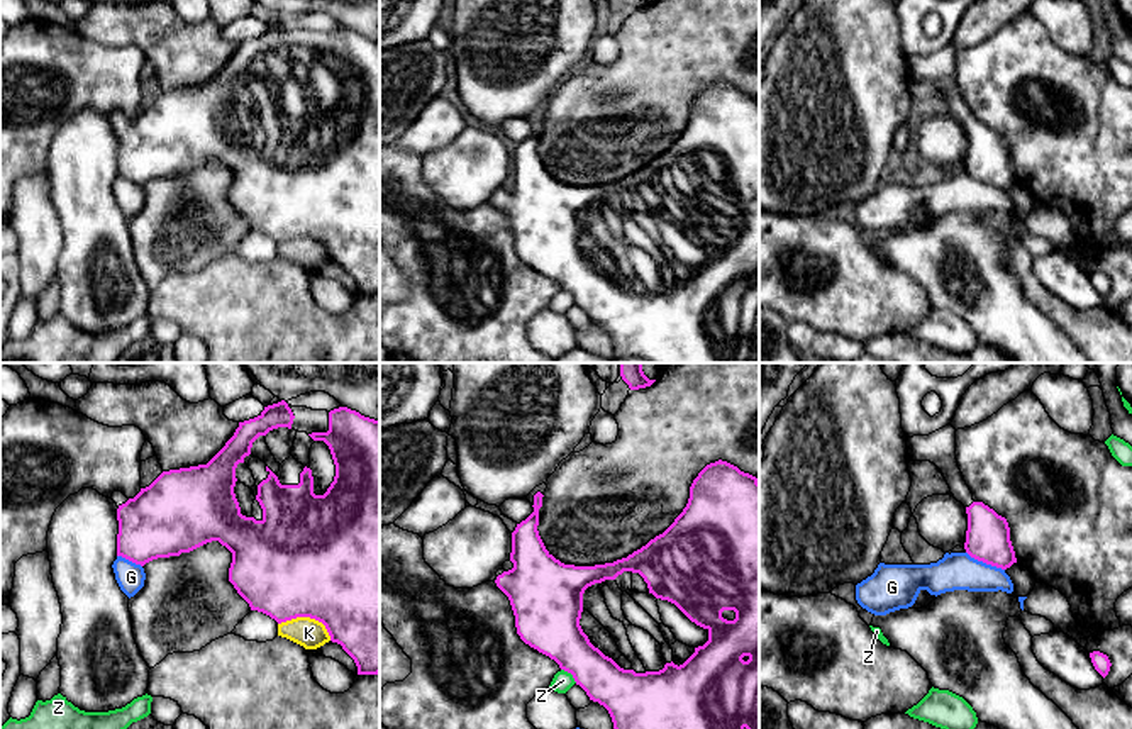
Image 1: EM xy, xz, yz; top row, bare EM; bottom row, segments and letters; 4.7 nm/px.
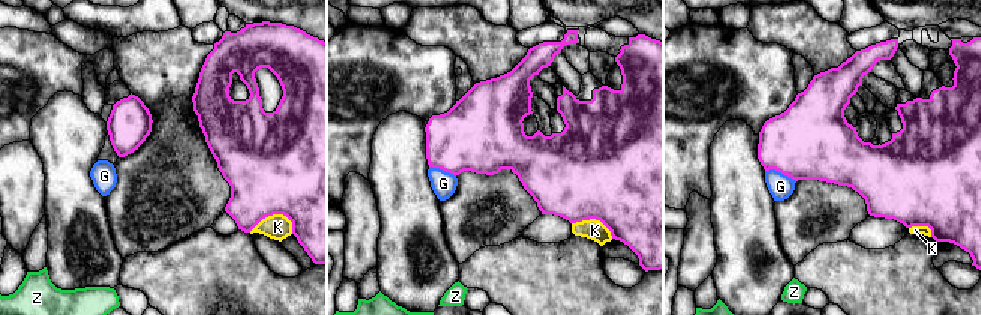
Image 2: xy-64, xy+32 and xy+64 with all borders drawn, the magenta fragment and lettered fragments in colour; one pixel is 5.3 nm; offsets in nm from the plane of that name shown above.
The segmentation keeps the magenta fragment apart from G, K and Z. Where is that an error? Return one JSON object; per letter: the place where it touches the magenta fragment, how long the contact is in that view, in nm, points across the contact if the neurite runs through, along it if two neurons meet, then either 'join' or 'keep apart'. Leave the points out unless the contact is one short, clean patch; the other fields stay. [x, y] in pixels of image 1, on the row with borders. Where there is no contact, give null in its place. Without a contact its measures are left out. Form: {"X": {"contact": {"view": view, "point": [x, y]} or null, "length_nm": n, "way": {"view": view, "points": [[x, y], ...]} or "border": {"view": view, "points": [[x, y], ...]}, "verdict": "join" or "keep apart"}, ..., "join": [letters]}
{"G": {"contact": {"view": "yz", "point": [985, 562]}, "length_nm": 200, "verdict": "keep apart"}, "K": {"contact": {"view": "xy", "point": [309, 616]}, "length_nm": 260, "verdict": "keep apart"}, "Z": {"contact": {"view": "xz", "point": [570, 672]}, "length_nm": 100, "verdict": "keep apart"}, "join": []}

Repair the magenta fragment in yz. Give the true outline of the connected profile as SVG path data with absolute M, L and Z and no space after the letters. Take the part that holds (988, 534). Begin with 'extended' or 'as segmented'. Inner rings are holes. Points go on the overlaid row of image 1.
extended; M946 426L929 436L907 437L907 449L912 461L934 463L944 475L954 498L966 507L966 553L1002 570L1017 563L1007 519L983 502L974 502L963 478L956 459L956 429Z

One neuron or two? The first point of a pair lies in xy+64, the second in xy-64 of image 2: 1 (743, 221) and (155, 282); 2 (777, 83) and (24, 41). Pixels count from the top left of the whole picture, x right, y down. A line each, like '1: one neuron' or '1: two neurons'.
1: two neurons
2: one neuron

